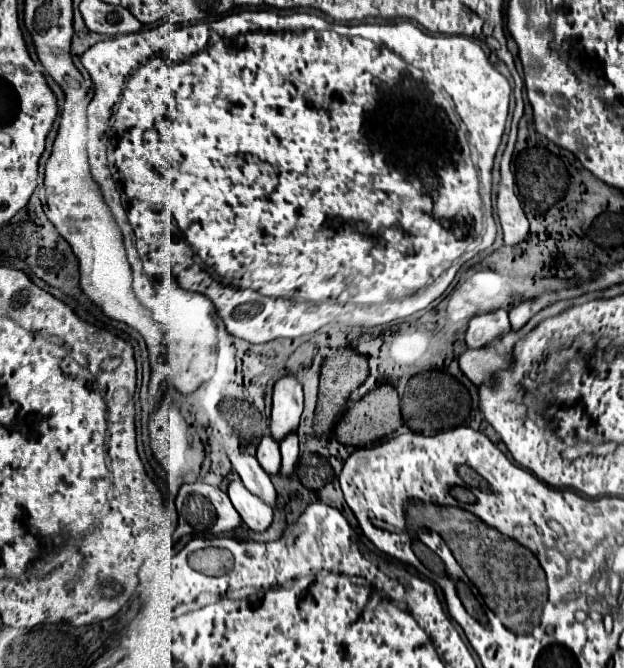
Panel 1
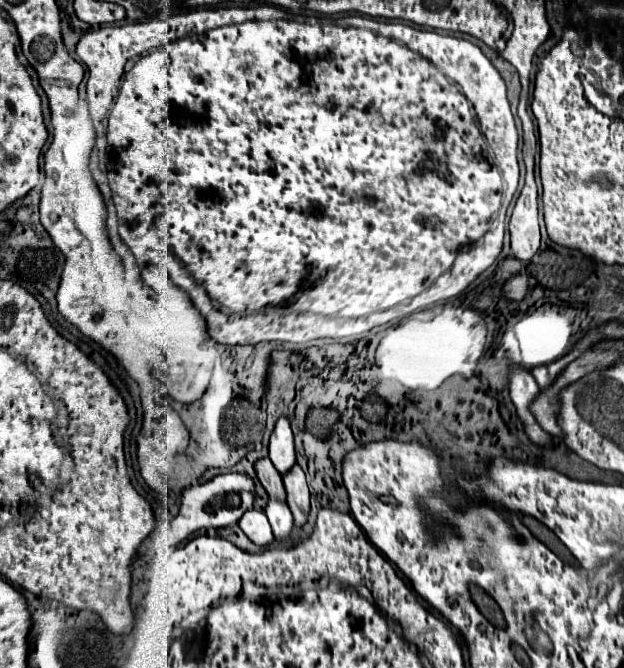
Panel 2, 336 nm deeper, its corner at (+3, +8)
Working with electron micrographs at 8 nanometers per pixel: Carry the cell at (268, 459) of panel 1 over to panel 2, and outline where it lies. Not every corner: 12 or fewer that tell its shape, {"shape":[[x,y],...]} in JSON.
{"shape":[[269,458],[255,464],[259,482],[271,498],[285,502],[281,474]]}

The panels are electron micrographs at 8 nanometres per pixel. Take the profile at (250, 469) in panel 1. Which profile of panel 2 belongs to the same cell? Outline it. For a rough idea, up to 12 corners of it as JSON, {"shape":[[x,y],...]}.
{"shape":[[269,498],[265,514],[275,540],[287,540],[293,516],[285,502]]}

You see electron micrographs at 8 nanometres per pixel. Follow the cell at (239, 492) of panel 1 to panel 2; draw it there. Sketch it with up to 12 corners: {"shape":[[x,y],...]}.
{"shape":[[247,510],[241,530],[257,546],[273,542],[269,520],[259,510]]}

